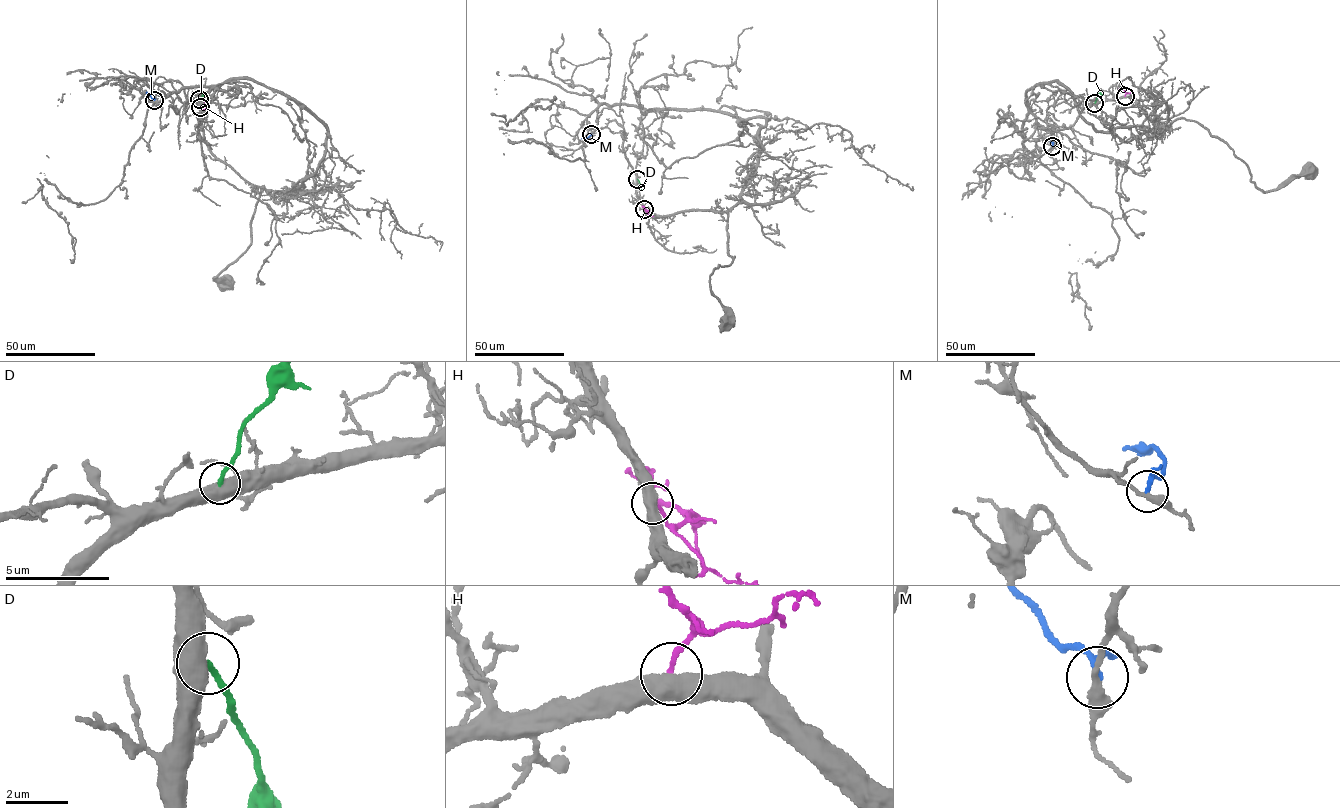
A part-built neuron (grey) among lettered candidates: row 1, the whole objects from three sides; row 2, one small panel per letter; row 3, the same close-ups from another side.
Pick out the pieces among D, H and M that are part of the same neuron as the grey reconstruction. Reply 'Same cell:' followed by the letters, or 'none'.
Same cell: none

